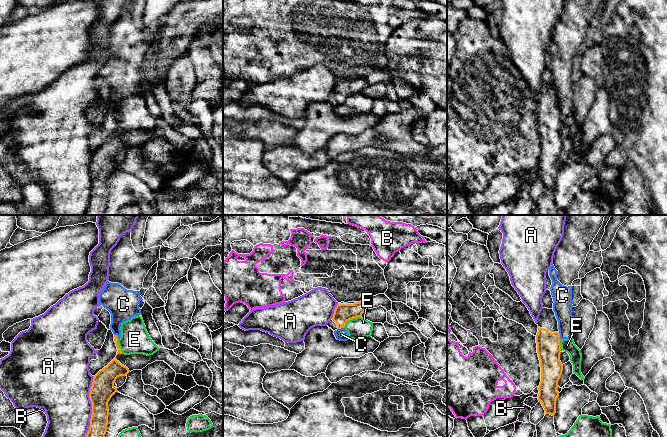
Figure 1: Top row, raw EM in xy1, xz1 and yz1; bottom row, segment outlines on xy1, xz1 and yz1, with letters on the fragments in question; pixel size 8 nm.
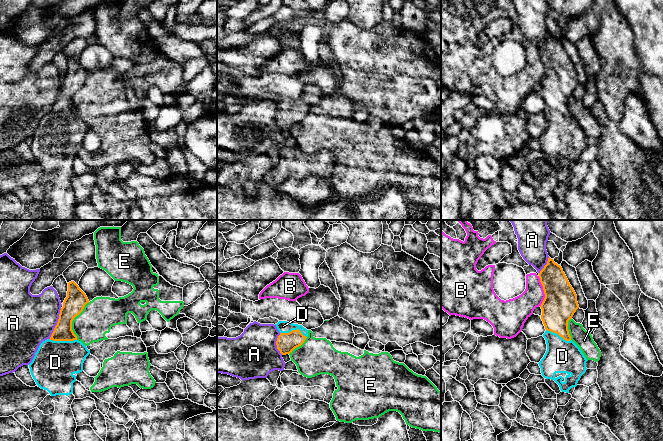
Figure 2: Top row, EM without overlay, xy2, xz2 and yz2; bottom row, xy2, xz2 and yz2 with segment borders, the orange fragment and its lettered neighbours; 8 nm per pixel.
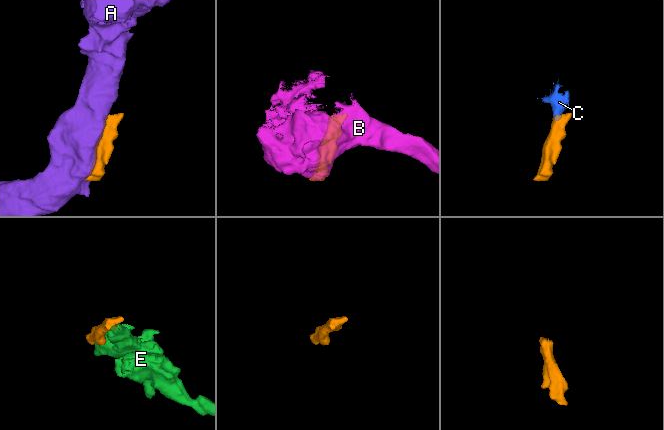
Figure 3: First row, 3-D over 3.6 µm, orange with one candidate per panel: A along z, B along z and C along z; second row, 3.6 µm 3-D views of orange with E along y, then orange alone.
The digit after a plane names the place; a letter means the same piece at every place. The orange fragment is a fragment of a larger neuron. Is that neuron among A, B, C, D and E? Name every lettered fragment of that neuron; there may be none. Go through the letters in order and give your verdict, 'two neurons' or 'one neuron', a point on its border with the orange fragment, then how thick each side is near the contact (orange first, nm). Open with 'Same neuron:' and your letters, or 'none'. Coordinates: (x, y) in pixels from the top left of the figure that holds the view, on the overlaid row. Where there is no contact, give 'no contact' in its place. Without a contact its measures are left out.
Same neuron: D
A: two neurons | xy1 (92, 406) | 190/400 nm
B: two neurons | yz2 (544, 291) | 280/190 nm
C: two neurons | xy1 (116, 336) | 40/220 nm
D: one neuron | xz2 (293, 330) | 160/100 nm
E: two neurons | xy2 (73, 319) | 170/280 nm

